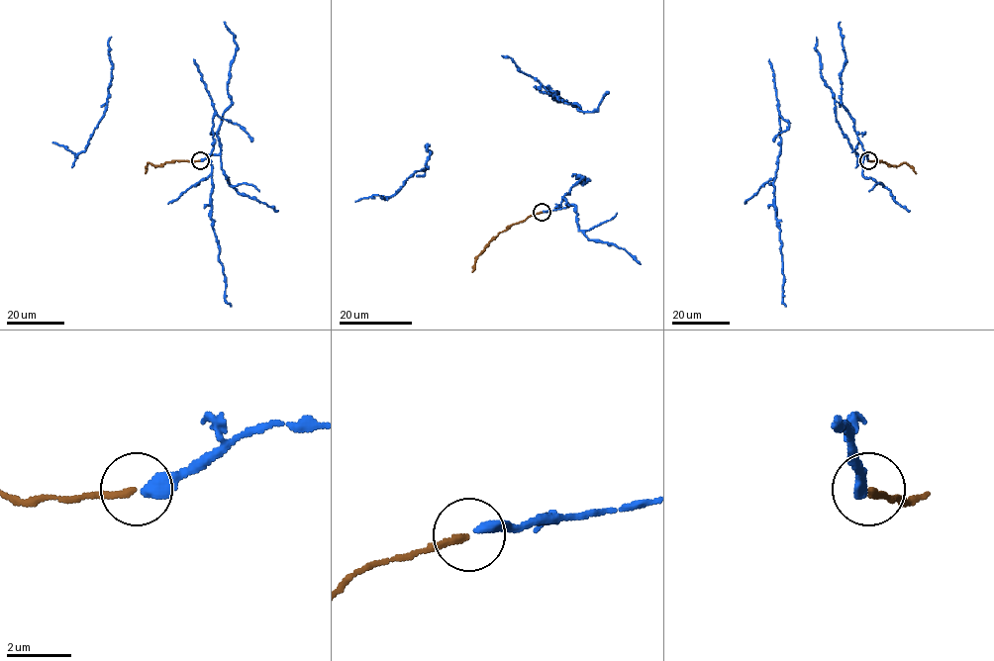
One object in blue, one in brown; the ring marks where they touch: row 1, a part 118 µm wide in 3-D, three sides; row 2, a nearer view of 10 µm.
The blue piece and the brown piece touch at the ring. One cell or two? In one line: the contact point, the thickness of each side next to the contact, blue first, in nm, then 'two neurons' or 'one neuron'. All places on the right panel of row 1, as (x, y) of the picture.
place (868, 160); calibres 400 and 200 nm; one neuron

